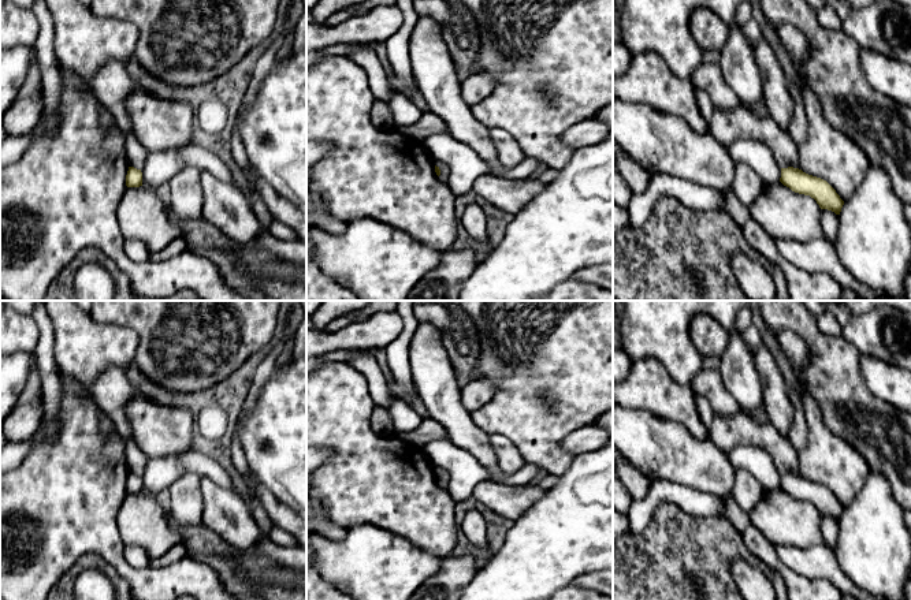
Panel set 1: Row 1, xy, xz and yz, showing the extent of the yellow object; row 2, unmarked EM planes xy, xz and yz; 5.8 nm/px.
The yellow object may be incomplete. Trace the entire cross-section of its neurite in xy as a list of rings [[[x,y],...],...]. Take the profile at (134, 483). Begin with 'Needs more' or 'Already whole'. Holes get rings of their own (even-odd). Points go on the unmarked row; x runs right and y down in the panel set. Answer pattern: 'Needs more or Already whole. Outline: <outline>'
Already whole. Outline: [[[129,473],[126,481],[126,492],[127,493],[140,493],[142,492],[142,478],[134,473]]]

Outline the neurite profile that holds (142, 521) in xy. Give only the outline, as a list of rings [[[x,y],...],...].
[[[127,493],[122,503],[116,523],[124,545],[141,547],[155,560],[183,537],[171,529],[170,517],[155,495]]]

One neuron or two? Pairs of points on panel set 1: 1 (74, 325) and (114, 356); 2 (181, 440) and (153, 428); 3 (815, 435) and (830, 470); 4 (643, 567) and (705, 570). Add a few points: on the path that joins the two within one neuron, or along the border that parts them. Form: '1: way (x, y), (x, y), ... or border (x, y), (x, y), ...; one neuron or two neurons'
1: way (84, 335), (95, 346), (104, 350); one neuron
2: way (174, 436), (167, 431), (160, 431); one neuron
3: way (821, 443), (830, 462); one neuron
4: way (658, 570), (690, 570); one neuron

